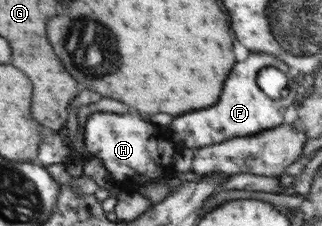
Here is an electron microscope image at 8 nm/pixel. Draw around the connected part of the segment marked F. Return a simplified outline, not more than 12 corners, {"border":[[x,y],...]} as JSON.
{"border":[[250,53],[226,77],[222,101],[170,121],[174,141],[195,150],[282,123],[297,89],[270,101],[262,67],[286,63]]}

